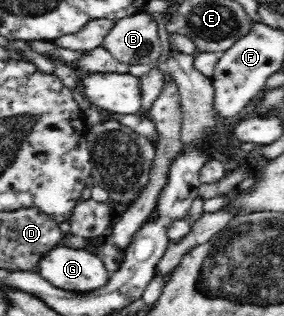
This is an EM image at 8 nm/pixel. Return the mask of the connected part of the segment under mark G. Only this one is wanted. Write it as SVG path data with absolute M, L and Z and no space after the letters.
M64 244L44 254L37 268L56 288L80 294L106 286L111 277L96 254Z

